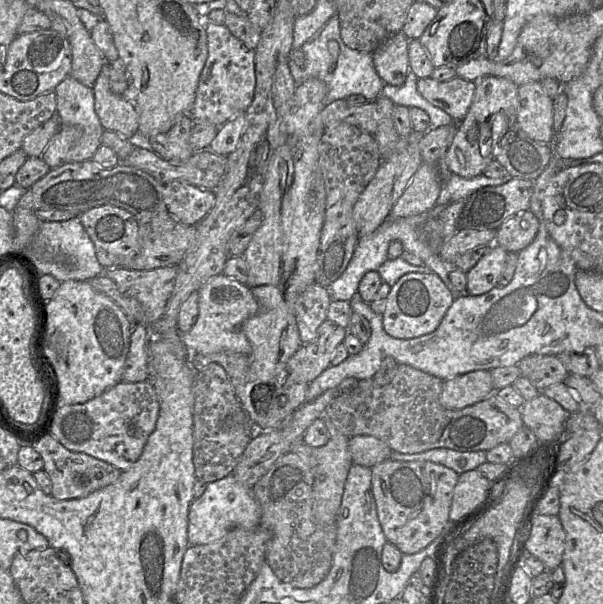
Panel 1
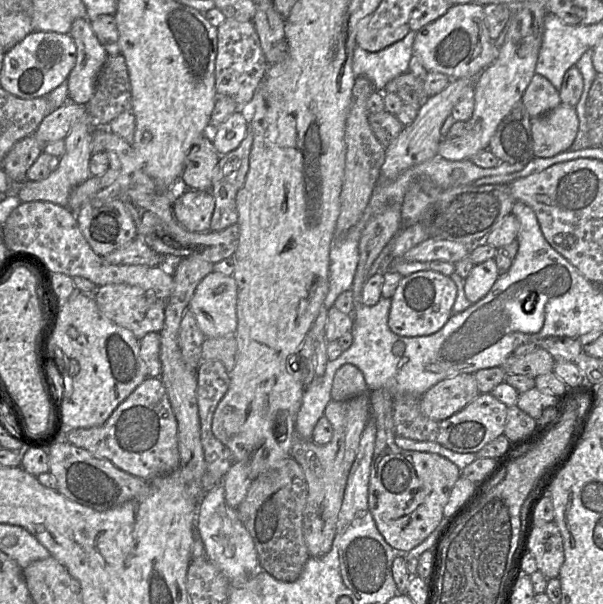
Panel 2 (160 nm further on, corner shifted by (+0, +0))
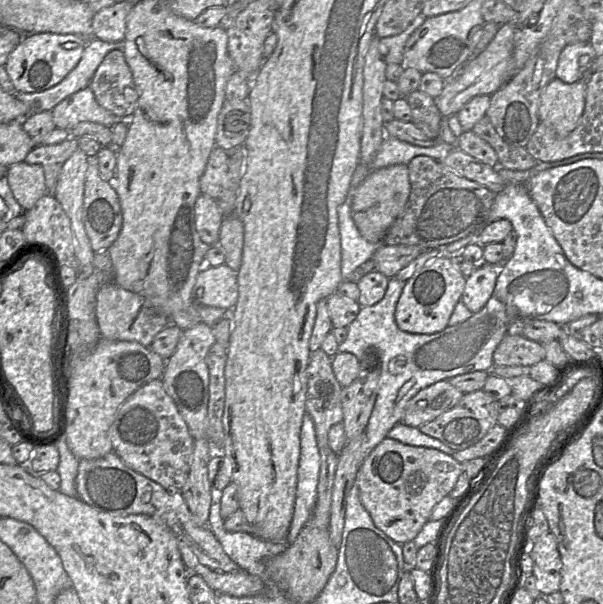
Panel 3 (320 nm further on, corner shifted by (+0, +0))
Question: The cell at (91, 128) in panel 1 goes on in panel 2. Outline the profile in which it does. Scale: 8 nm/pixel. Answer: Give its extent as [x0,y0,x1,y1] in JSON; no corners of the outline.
[17,118,92,207]

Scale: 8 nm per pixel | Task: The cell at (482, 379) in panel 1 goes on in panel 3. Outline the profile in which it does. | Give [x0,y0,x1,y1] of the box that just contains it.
[401,380,463,428]

